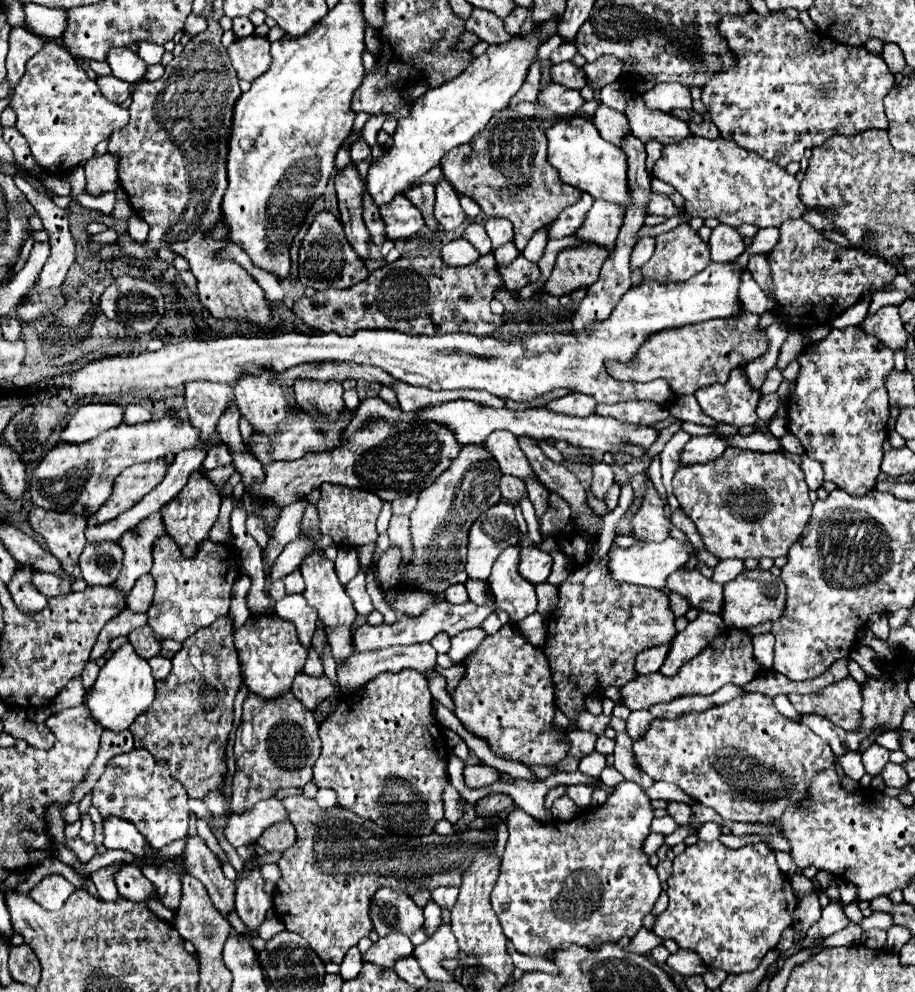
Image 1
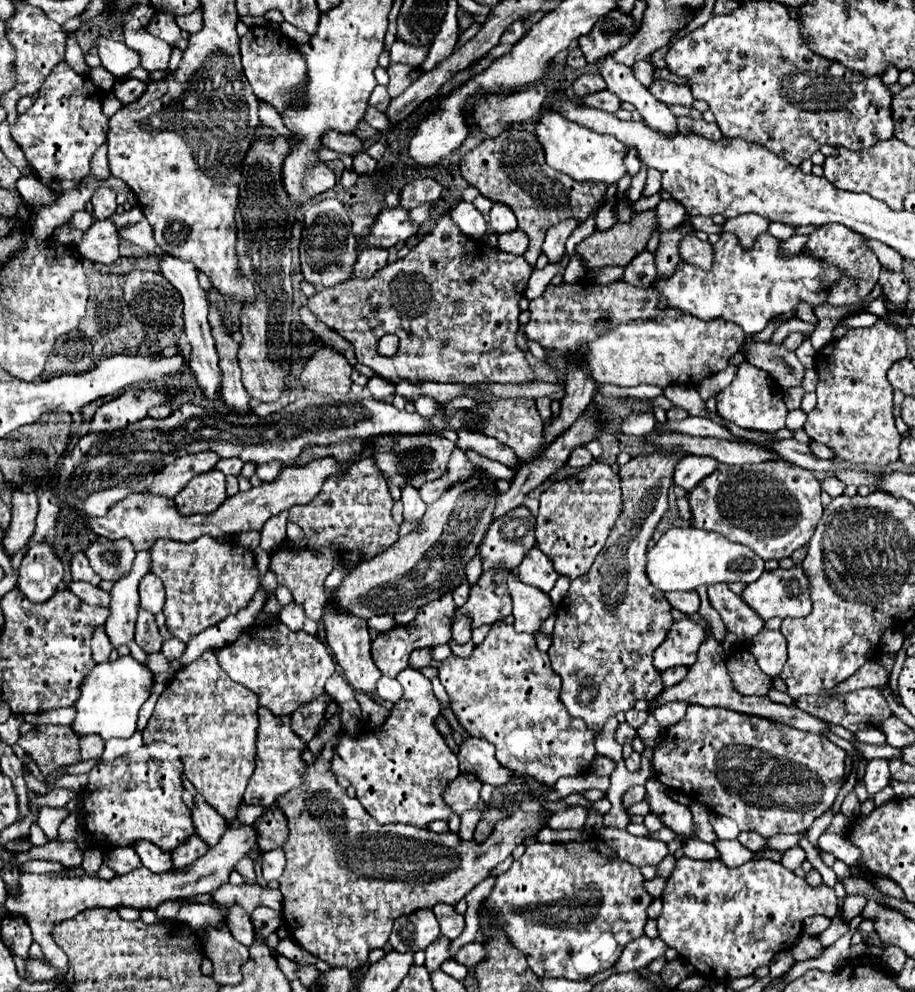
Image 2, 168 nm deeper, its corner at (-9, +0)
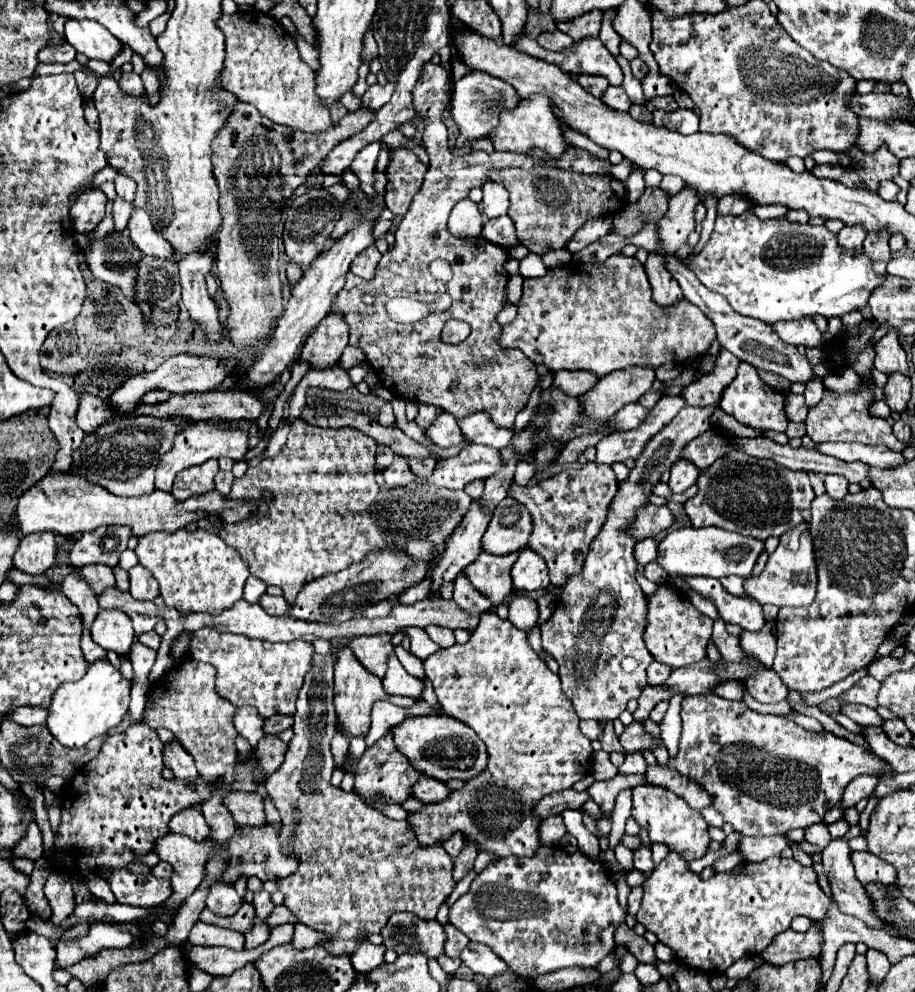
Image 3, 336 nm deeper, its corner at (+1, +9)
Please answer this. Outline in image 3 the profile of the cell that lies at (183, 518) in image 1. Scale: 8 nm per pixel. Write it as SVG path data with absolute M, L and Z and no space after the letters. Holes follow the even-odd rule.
M209 459L209 463L203 463L201 467L191 467L189 471L181 471L173 483L173 497L177 501L185 501L193 495L203 495L215 489L213 477L217 475L219 465L215 459Z

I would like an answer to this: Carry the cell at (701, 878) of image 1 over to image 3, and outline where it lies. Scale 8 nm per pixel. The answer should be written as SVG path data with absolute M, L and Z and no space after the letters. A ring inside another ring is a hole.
M671 851L645 879L645 897L637 913L637 921L655 933L657 939L667 945L681 965L701 969L705 973L723 973L731 963L743 955L759 955L777 933L789 929L791 919L805 915L811 921L821 921L831 905L831 899L823 893L817 883L817 873L813 867L803 867L795 859L769 857L761 863L739 863L731 871L715 873L711 879L701 879L693 873L677 851Z

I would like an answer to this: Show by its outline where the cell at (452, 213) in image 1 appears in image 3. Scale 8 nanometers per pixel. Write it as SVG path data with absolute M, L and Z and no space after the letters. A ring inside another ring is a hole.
M461 199L449 217L449 231L457 237L479 237L483 227L483 217L479 213L477 203L471 199Z

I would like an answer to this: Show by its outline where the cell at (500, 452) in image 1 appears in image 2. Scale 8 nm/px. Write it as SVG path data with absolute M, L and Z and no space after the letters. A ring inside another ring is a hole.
M467 430L457 432L457 436L459 436L457 448L463 450L463 452L465 450L473 450L473 452L477 452L477 454L489 458L489 460L497 460L497 462L501 462L505 466L517 464L515 452L511 452L511 448L507 448L505 444L501 444L495 438L483 436L479 432L467 432Z

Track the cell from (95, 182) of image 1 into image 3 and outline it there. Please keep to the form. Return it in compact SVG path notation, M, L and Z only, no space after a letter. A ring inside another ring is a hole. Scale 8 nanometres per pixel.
M89 189L81 193L71 207L71 225L75 231L85 233L95 229L95 225L105 217L107 197L101 189Z

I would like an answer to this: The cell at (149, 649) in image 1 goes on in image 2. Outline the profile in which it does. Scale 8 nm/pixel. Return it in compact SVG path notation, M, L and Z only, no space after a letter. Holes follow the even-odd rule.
M139 608L139 616L137 616L137 628L135 628L135 642L147 652L159 652L161 650L161 634L159 628L155 624L155 616L143 608Z

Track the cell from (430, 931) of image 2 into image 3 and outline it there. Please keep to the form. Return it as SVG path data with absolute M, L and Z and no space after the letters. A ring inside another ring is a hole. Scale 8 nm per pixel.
M413 913L391 915L387 925L381 929L381 937L383 945L399 955L409 951L425 951L429 957L439 957L445 943L441 923L435 919L419 919Z

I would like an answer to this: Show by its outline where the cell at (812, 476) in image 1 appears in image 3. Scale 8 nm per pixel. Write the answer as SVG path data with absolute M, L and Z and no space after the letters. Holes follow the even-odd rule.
M827 475L825 477L825 487L827 487L827 493L833 497L833 499L843 499L847 495L847 481L839 475Z

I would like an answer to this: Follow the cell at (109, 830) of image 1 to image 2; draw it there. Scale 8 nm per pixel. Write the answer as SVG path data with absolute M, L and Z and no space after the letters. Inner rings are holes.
M137 842L135 852L139 854L141 862L145 868L149 868L151 872L165 872L171 870L171 852L163 852L161 848L157 848L151 842Z

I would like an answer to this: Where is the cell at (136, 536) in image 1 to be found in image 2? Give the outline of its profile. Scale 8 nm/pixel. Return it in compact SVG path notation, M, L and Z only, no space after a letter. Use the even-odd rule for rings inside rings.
M137 552L131 572L123 580L117 580L113 590L111 590L111 606L109 606L111 614L107 618L105 632L107 632L113 648L119 648L119 646L123 646L123 644L127 644L127 642L131 642L135 638L135 620L137 620L137 608L139 608L137 586L139 586L139 580L149 572L149 562L151 562L149 552Z

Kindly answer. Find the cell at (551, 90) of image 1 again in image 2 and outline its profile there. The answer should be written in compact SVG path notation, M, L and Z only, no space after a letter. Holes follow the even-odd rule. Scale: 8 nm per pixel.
M603 90L603 92L595 92L595 94L589 94L583 98L583 102L591 108L599 108L603 112L617 112L621 108L621 100L611 94L609 90Z

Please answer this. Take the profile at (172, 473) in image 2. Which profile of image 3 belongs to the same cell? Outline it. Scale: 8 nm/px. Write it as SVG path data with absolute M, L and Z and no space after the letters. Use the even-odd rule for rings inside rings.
M197 421L189 429L181 431L177 435L177 439L173 441L173 449L161 457L161 465L157 465L157 471L155 471L155 487L161 489L161 491L171 491L173 479L179 471L201 465L207 459L231 457L231 459L239 461L239 459L245 457L245 453L247 453L247 435L245 435L245 431L239 431L235 427L231 427L229 431L223 431L223 429L217 429L217 427L213 427L205 421L201 421L201 423Z

